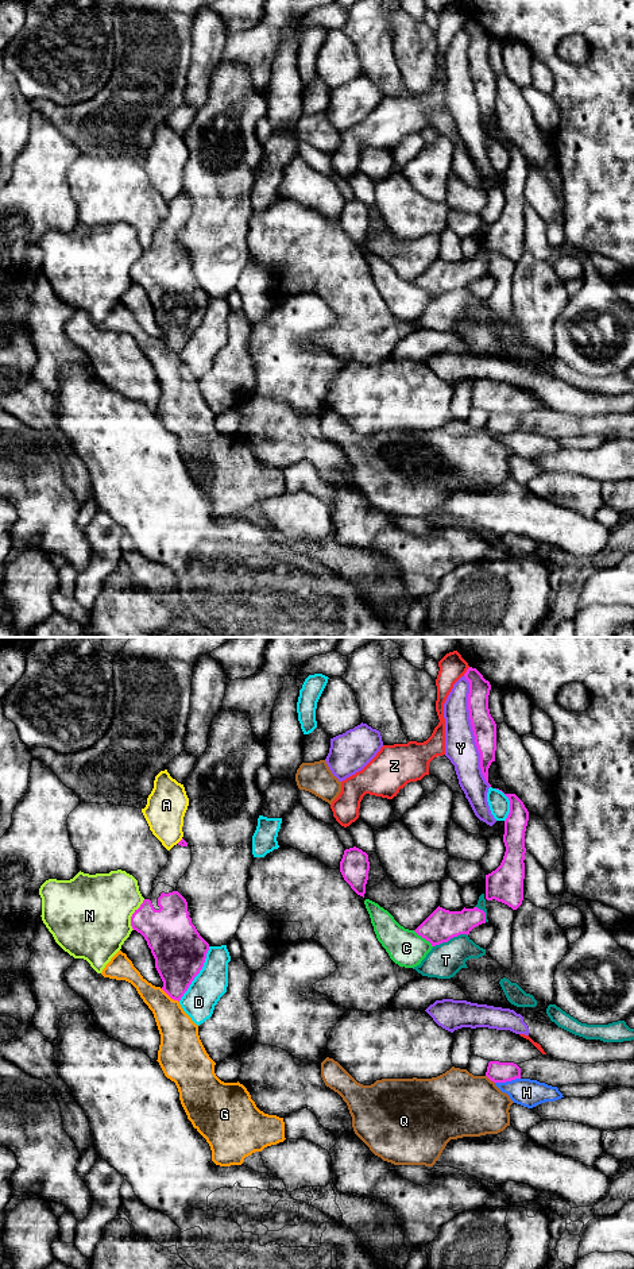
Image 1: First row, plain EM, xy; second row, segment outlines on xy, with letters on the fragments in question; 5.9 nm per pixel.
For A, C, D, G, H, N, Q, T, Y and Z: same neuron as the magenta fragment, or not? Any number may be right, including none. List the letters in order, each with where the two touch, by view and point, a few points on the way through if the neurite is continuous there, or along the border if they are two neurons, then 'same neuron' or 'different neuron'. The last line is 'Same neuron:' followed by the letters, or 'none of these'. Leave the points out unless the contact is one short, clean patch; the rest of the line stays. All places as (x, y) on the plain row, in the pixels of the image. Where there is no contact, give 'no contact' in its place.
A: xy (181, 192) | different neuron
C: xy (424, 289) | different neuron
D: xy (198, 324) | different neuron
G: xy (170, 348) | different neuron
H: xy (507, 432) | different neuron
N: xy (132, 266) | different neuron
Q: xy (490, 431) | different neuron
T: xy (449, 290) | different neuron
Y: xy (472, 81) | different neuron
Z: xy (467, 23) | different neuron
Same neuron: none of these

